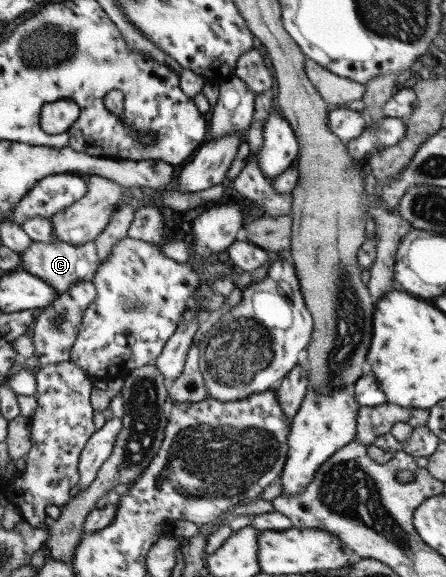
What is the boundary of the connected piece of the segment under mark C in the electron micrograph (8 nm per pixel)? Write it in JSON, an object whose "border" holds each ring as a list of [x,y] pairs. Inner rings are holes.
{"border":[[[57,240],[51,243],[39,243],[31,241],[28,248],[19,254],[20,266],[19,268],[42,279],[52,287],[56,294],[65,292],[72,284],[90,283],[96,271],[96,265],[99,263],[96,249],[92,242],[87,242],[79,245],[69,245],[65,242],[58,242]]]}

